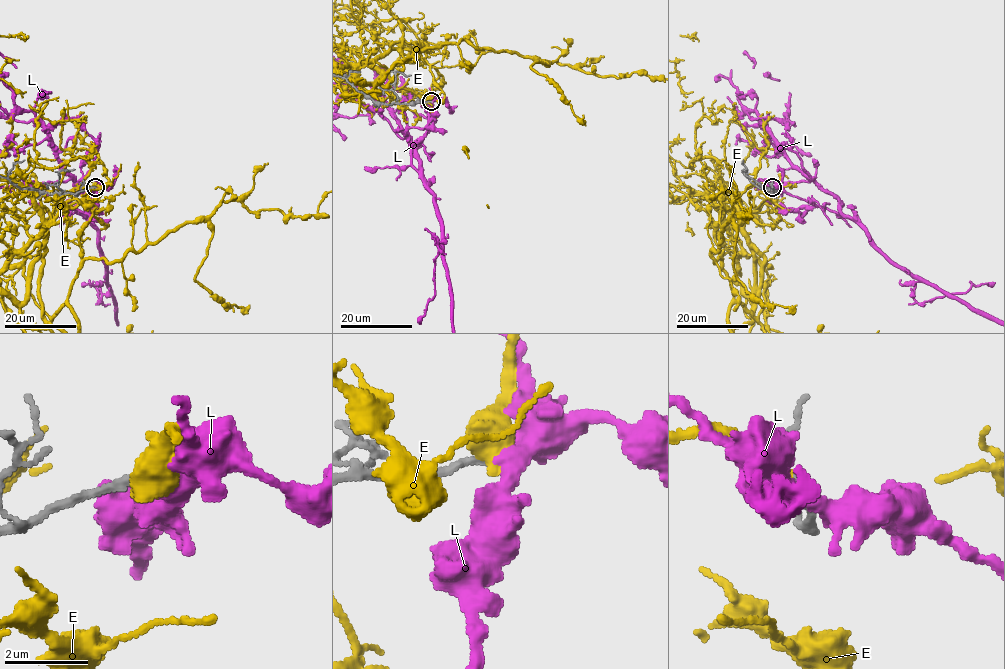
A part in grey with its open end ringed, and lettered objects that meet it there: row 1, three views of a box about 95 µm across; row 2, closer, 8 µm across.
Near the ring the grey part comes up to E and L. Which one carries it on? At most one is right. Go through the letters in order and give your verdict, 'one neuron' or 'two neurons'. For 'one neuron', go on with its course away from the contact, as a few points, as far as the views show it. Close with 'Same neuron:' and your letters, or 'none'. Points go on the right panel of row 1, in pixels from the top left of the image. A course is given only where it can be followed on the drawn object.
E: two neurons
L: two neurons
Same neuron: none

